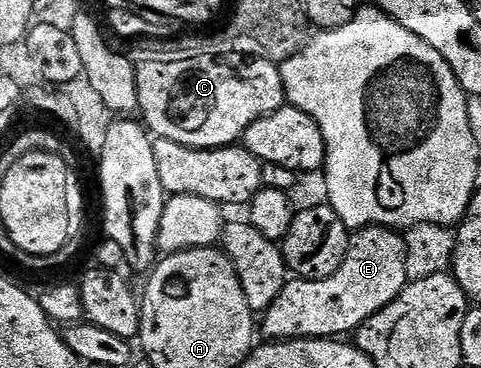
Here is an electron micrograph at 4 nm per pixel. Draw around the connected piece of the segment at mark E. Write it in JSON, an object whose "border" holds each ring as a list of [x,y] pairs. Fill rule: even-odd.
{"border":[[[373,226],[371,228],[361,228],[351,237],[348,245],[348,253],[342,262],[342,266],[330,278],[325,280],[301,280],[299,278],[289,279],[288,284],[282,290],[282,294],[278,294],[278,298],[274,298],[274,302],[270,305],[265,312],[262,313],[262,320],[264,320],[264,328],[262,324],[262,332],[264,332],[269,341],[275,342],[278,340],[327,340],[329,338],[344,338],[348,335],[355,333],[356,329],[360,328],[366,323],[371,316],[378,314],[378,310],[382,310],[386,306],[390,306],[390,302],[394,302],[402,294],[404,287],[410,282],[406,272],[407,260],[407,246],[404,245],[404,236],[399,231],[391,228],[381,228]]]}

